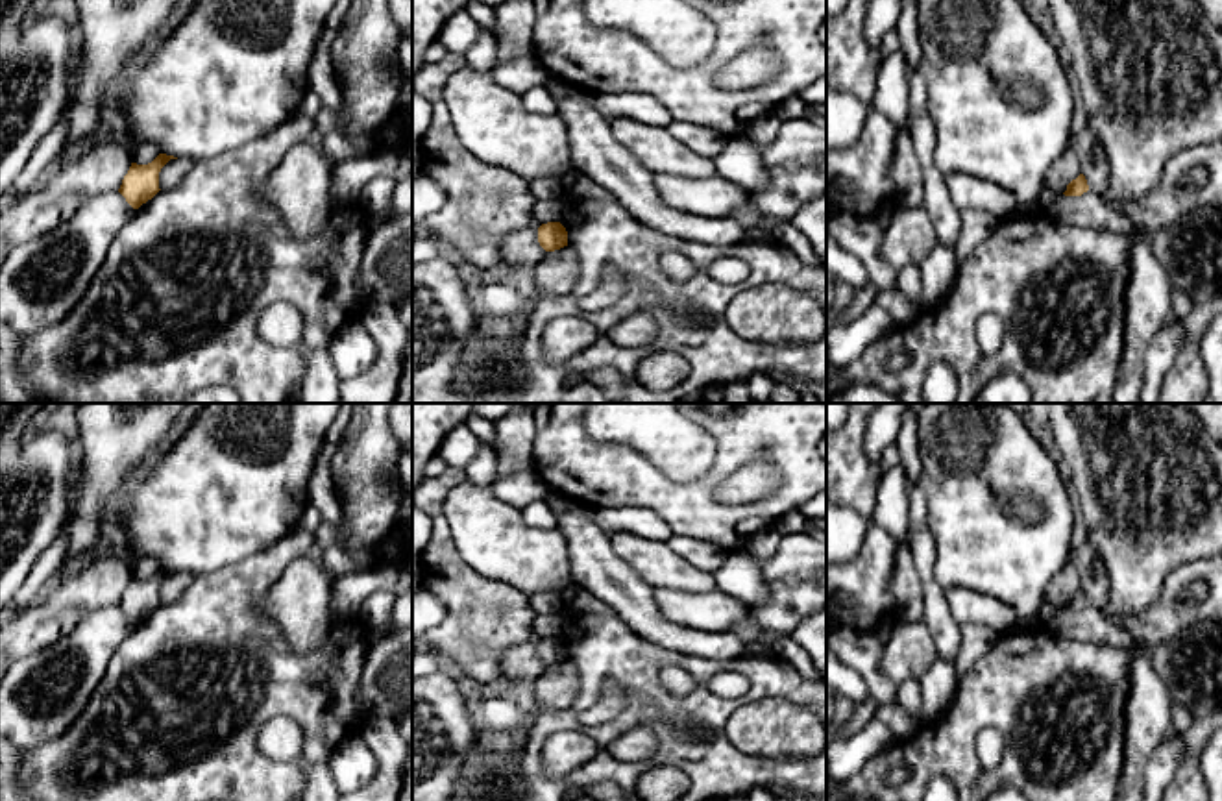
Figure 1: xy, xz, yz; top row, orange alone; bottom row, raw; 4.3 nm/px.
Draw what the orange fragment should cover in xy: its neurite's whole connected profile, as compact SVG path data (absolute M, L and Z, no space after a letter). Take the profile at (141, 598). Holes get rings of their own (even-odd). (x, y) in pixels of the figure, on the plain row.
M159 568L148 579L131 577L128 588L122 594L118 607L126 612L126 616L133 623L139 623L142 618L152 614L161 605L159 586L170 573L177 573L177 572Z

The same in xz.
M547 636L538 642L538 657L545 666L568 660L568 646L560 636Z

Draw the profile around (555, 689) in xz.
M564 660L547 670L534 683L534 710L529 716L523 716L521 725L516 731L510 731L512 738L519 747L525 747L525 740L532 721L545 709L569 709L577 694L577 666L569 660Z

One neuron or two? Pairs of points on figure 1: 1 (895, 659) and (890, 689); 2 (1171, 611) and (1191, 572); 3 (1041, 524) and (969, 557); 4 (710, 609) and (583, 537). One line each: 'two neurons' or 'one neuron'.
1: two neurons
2: one neuron
3: one neuron
4: two neurons

